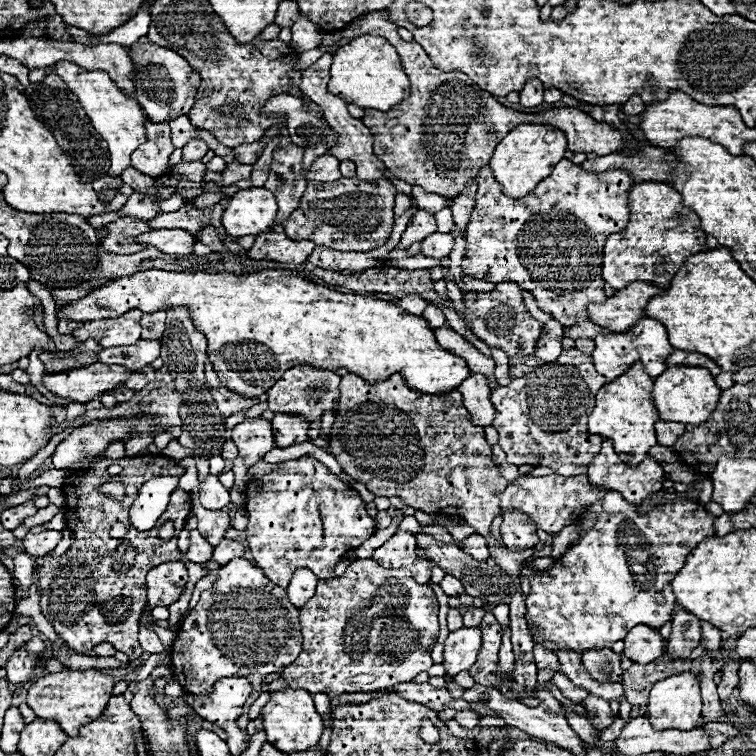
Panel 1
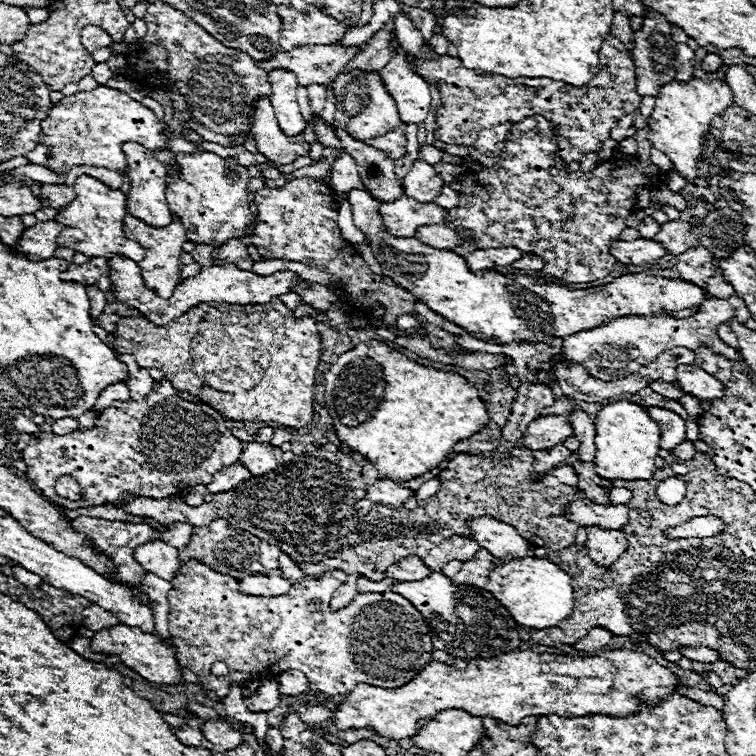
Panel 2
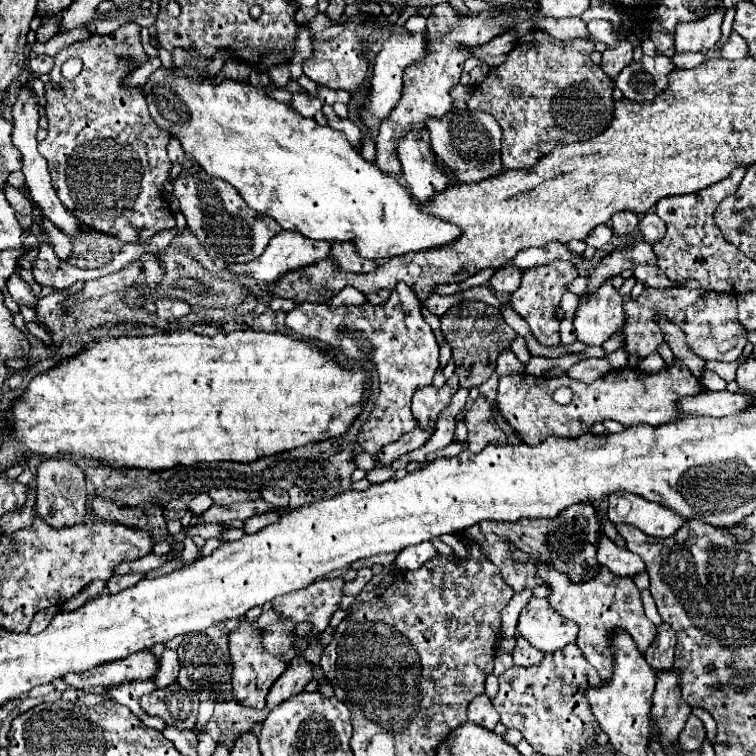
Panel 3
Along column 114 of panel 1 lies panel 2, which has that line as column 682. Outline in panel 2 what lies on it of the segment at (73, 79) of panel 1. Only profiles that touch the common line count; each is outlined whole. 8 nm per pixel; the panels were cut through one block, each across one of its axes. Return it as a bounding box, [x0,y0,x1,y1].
[648,78,734,180]

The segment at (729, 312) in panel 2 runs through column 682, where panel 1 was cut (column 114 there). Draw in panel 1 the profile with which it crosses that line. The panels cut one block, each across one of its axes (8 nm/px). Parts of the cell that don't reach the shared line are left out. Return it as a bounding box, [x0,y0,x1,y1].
[72,310,140,348]

